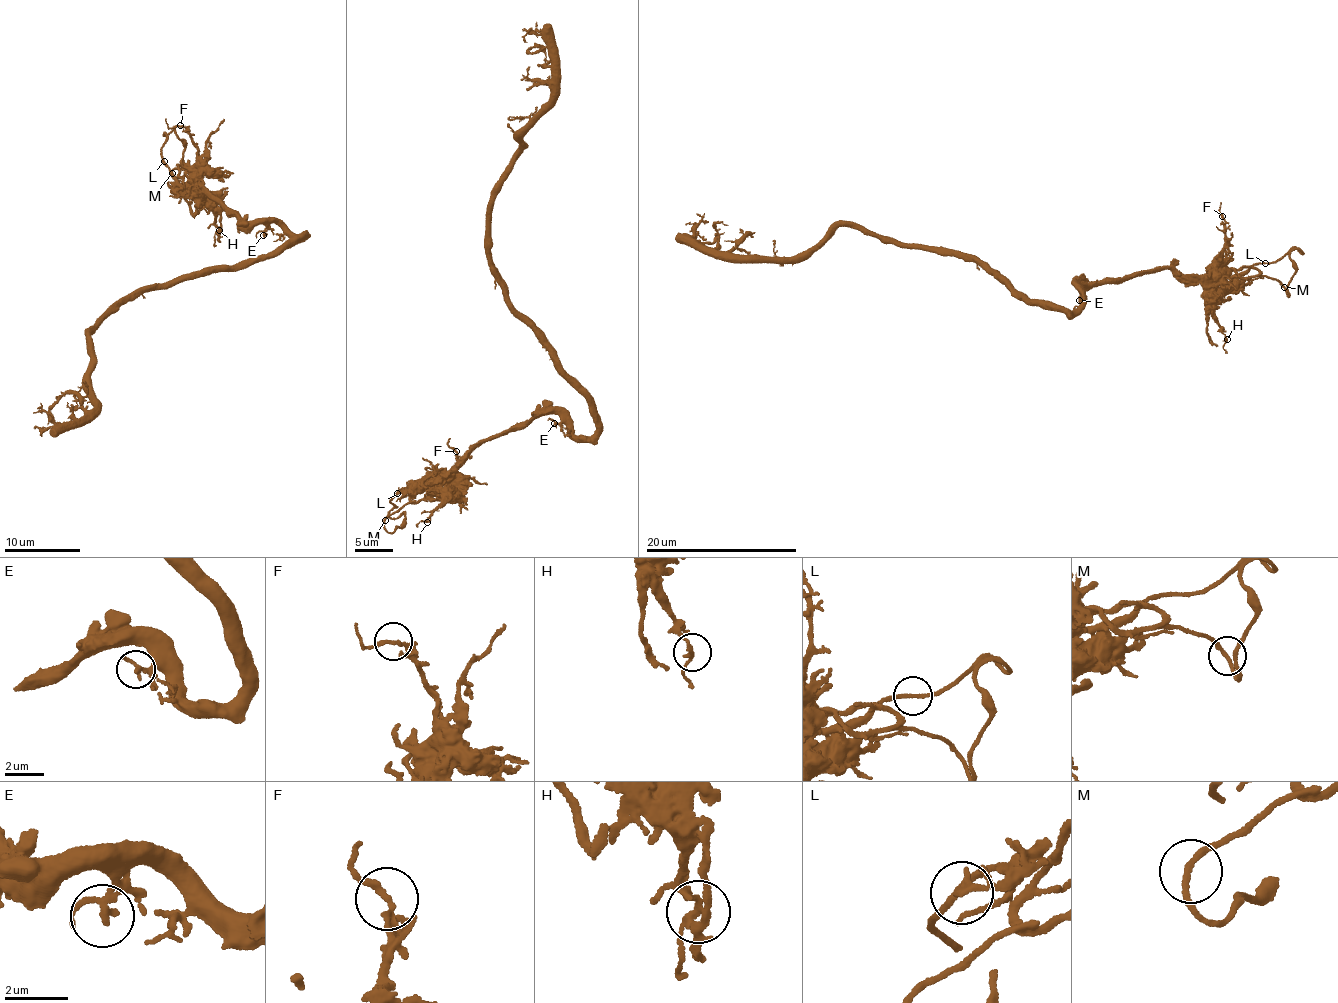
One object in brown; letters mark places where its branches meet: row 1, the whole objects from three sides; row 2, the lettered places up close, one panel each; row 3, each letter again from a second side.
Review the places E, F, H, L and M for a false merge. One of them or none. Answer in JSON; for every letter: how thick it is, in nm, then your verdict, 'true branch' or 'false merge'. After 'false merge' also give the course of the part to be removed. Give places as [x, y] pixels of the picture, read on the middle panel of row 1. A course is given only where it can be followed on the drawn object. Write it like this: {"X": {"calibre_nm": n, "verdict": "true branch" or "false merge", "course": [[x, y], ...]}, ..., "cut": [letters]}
{"E": {"calibre_nm": 190, "verdict": "true branch"}, "F": {"calibre_nm": 180, "verdict": "false merge", "course": [[455, 451], [456, 474], [435, 484], [424, 498], [391, 514], [384, 523], [387, 531], [403, 525], [406, 512]]}, "H": {"calibre_nm": 170, "verdict": "true branch"}, "L": {"calibre_nm": 190, "verdict": "true branch"}, "M": {"calibre_nm": 190, "verdict": "true branch"}, "cut": ["F"]}

